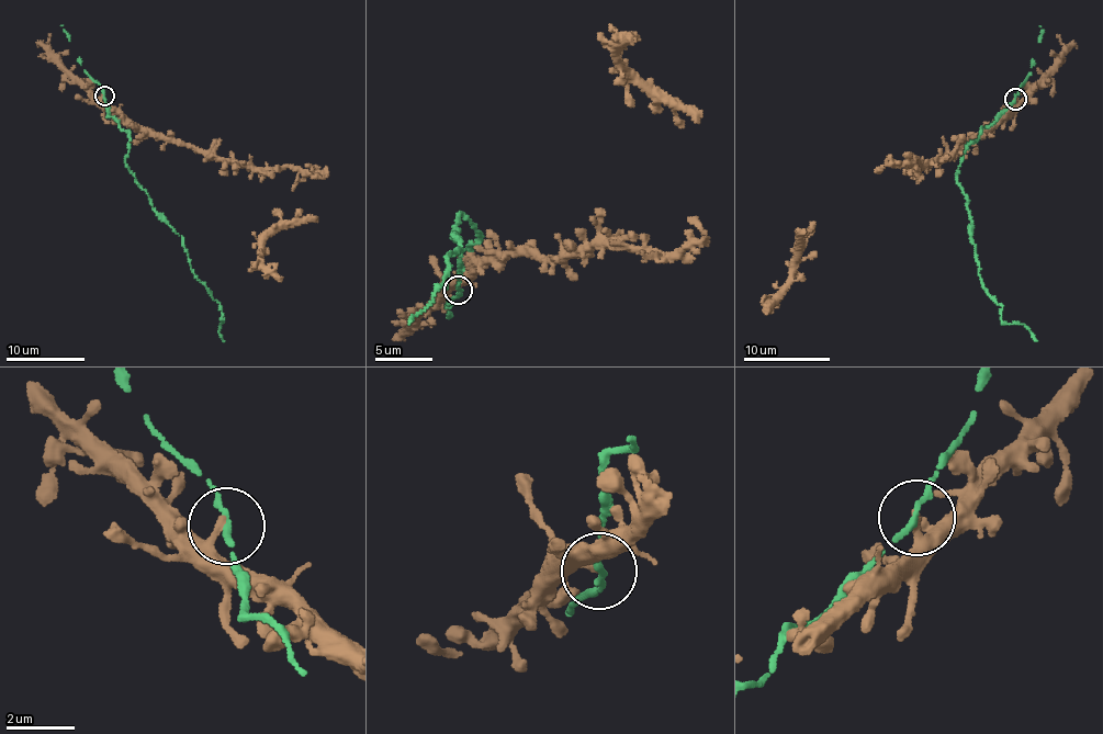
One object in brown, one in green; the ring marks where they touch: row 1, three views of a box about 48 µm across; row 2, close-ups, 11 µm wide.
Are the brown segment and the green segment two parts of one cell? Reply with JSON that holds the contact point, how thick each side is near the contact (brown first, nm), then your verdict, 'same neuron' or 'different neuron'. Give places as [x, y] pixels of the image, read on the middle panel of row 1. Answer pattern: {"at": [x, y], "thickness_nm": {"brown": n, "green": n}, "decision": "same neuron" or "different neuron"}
{"at": [458, 290], "thickness_nm": {"brown": 320, "green": 170}, "decision": "different neuron"}

